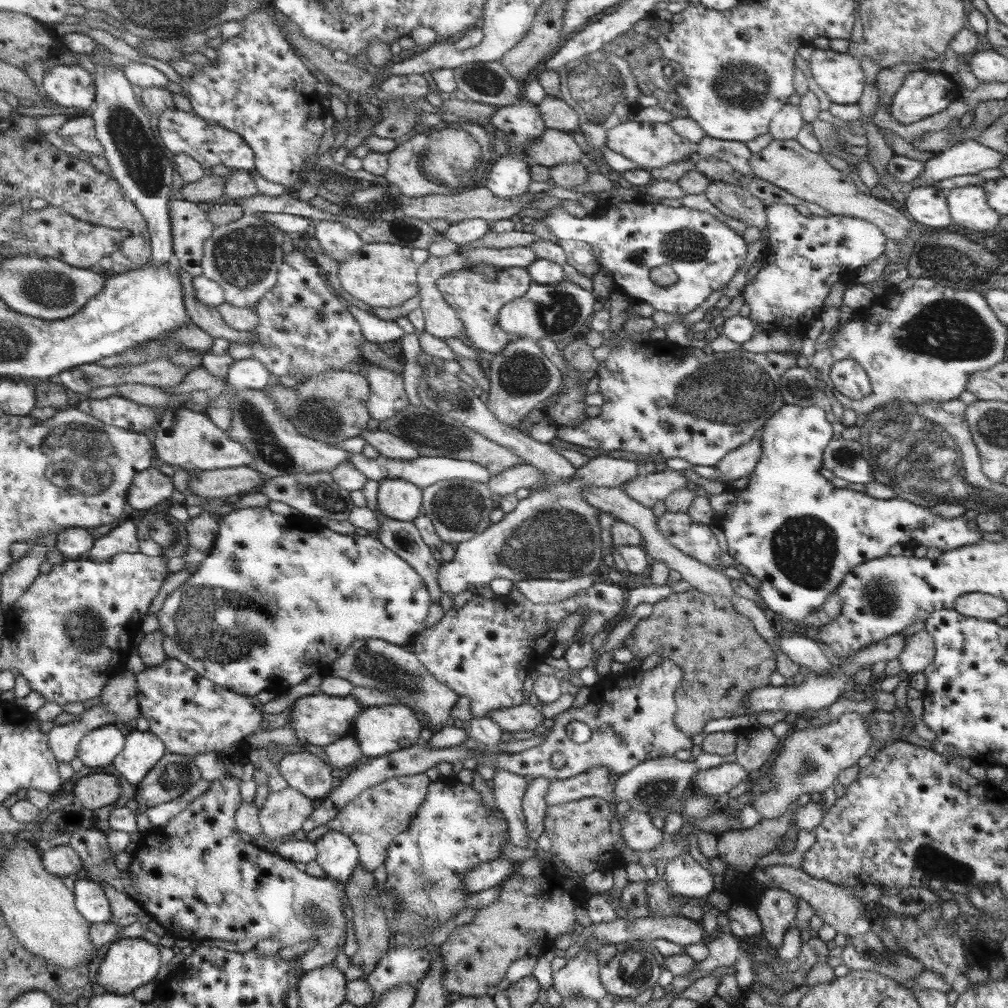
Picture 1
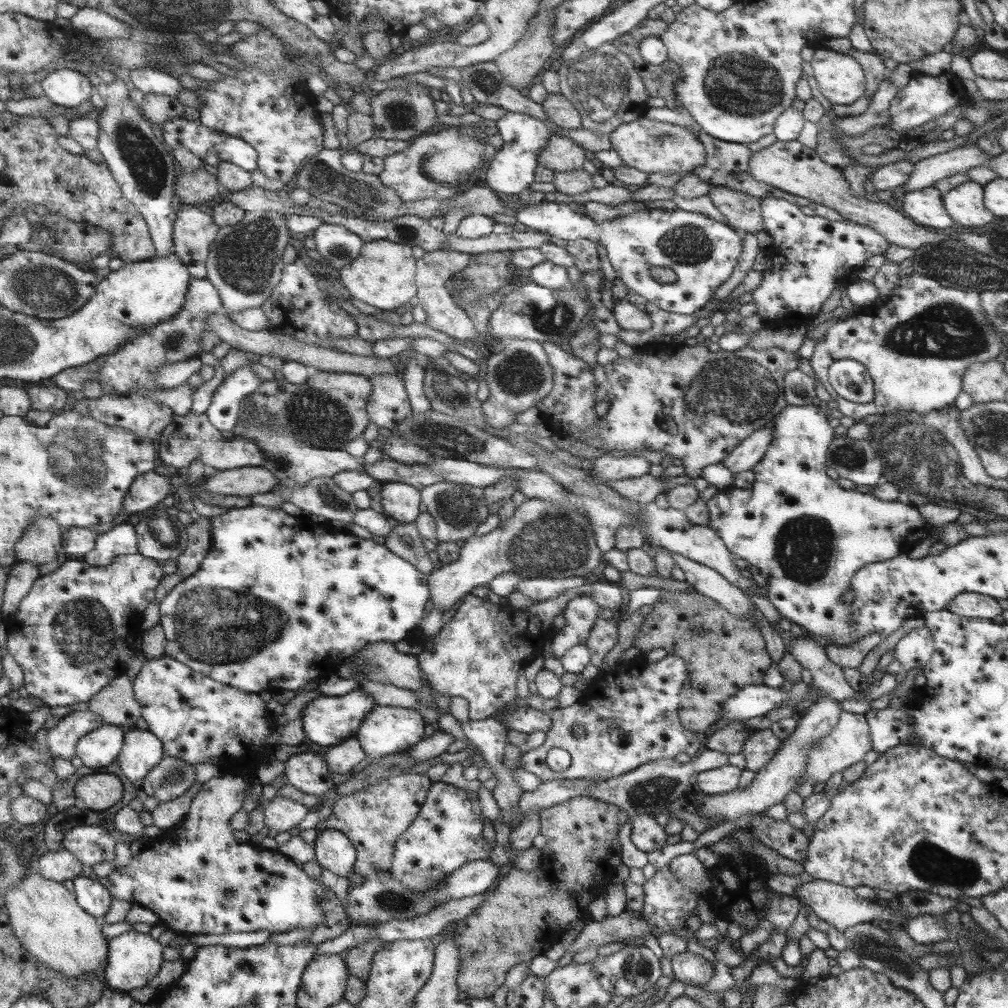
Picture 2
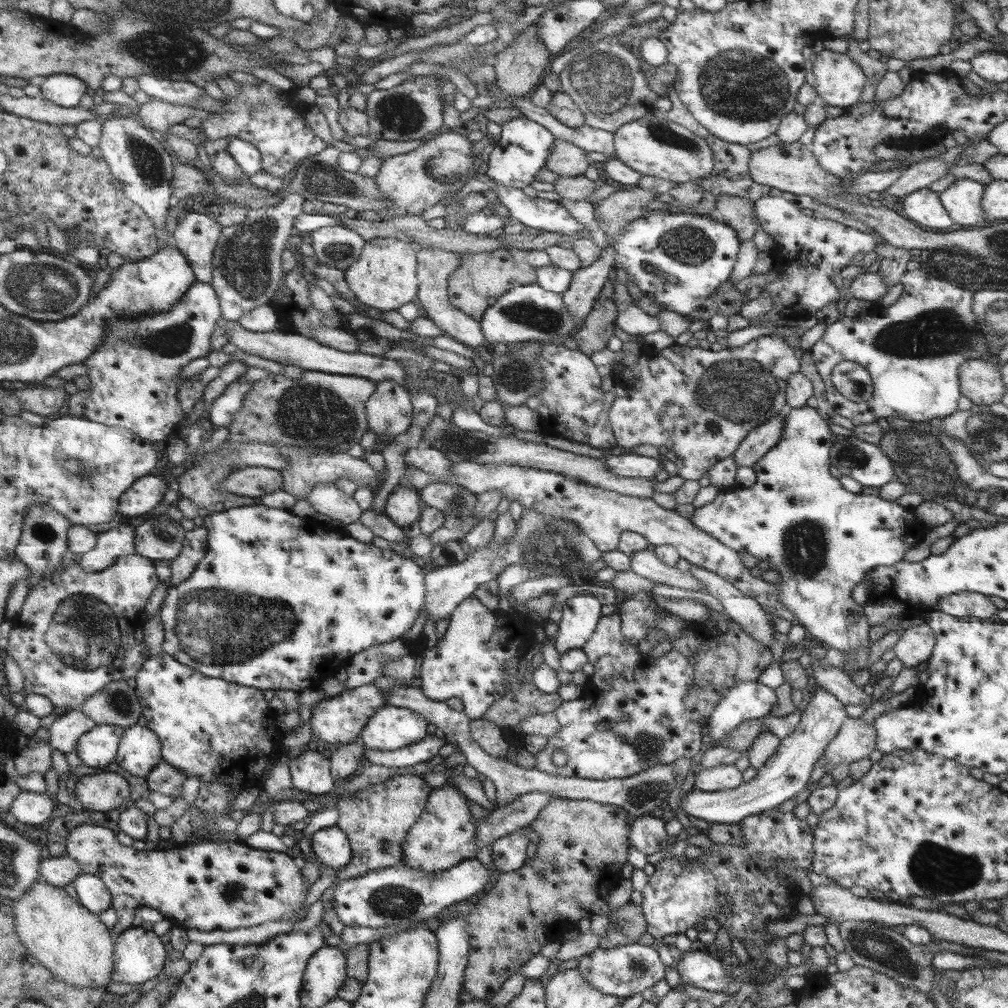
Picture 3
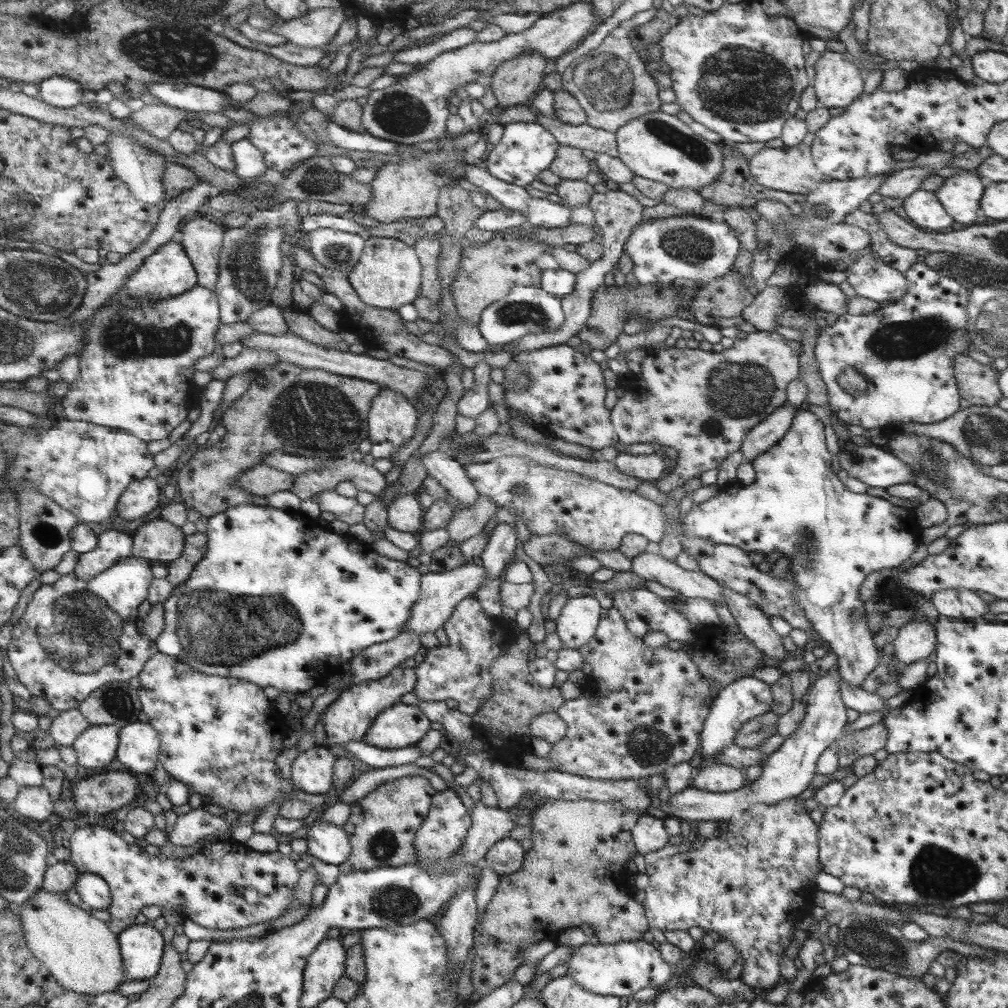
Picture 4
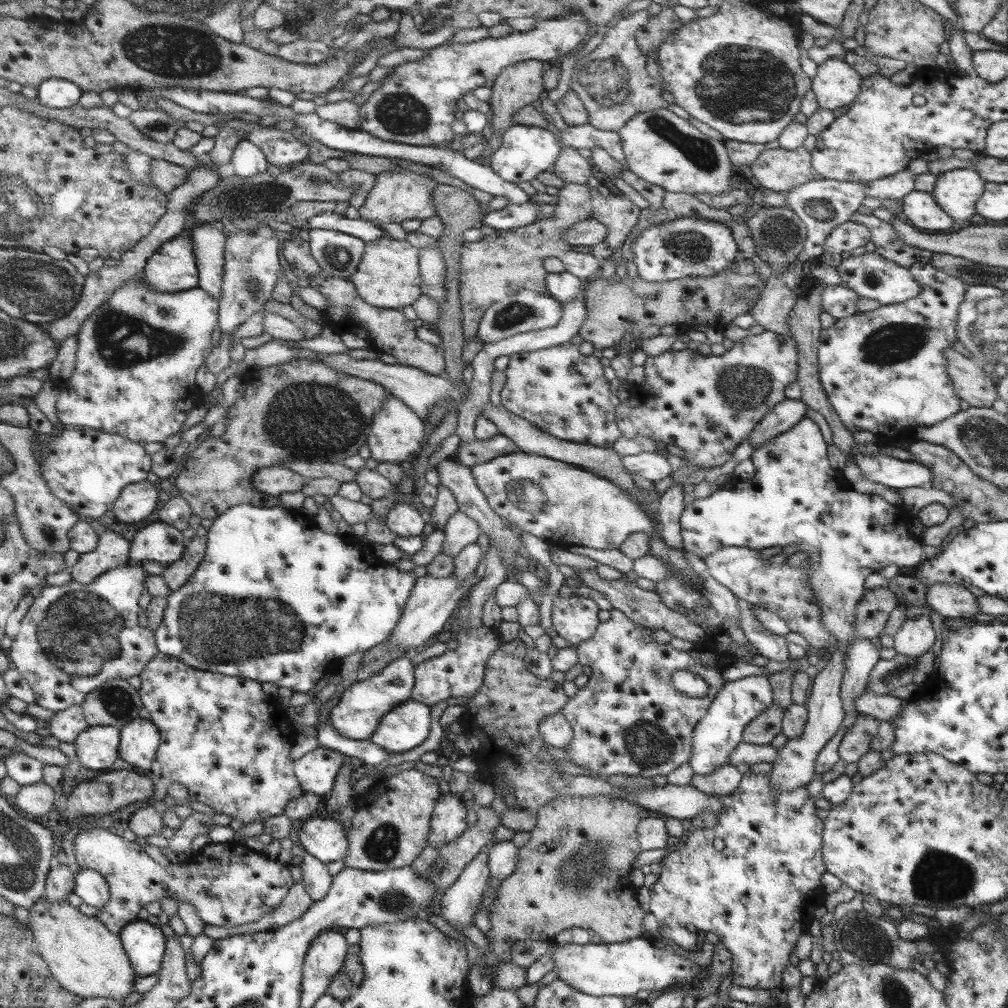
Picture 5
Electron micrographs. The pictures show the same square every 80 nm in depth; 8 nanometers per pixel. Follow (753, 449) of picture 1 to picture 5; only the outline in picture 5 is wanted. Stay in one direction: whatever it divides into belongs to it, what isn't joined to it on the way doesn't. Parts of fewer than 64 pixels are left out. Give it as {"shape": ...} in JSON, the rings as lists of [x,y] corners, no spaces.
{"shape":[[[788,399],[780,402],[755,429],[752,429],[747,445],[751,444],[752,448],[756,449],[778,435],[788,432],[806,417],[807,408],[808,406],[804,405],[802,400]]]}

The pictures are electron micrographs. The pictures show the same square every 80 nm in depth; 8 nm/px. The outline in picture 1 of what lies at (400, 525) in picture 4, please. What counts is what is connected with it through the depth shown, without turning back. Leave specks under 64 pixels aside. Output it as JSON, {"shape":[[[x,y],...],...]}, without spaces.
{"shape":[[[384,478],[380,481],[377,507],[388,518],[413,522],[423,508],[423,490],[406,480]]]}

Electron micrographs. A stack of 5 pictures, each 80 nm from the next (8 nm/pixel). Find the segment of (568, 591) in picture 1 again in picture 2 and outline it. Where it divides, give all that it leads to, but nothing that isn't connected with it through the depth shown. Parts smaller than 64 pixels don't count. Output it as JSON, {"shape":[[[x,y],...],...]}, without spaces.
{"shape":[[[583,577],[568,578],[528,578],[522,579],[516,587],[516,591],[521,592],[532,600],[543,601],[548,598],[556,598],[564,594],[571,588],[580,588],[584,586]]]}

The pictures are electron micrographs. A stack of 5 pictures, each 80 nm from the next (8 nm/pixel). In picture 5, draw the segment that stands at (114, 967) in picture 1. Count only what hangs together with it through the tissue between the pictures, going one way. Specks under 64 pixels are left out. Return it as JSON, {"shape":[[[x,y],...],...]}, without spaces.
{"shape":[[[138,919],[121,934],[137,976],[152,976],[163,970],[169,938],[154,919]]]}

